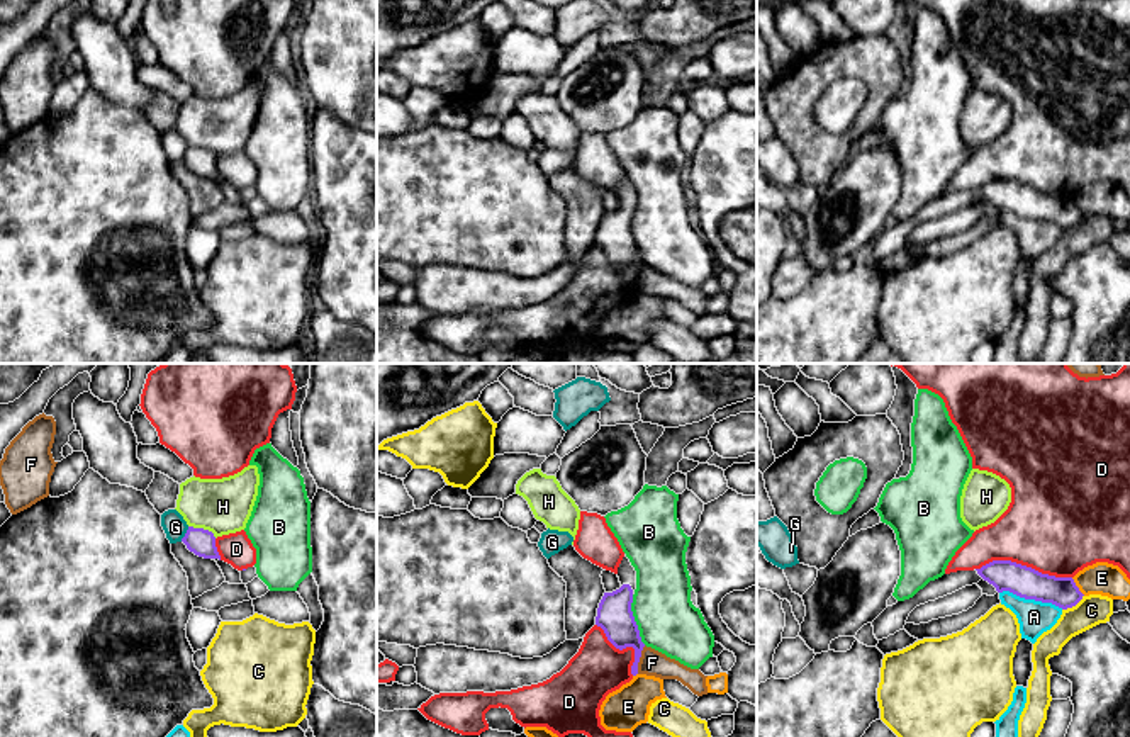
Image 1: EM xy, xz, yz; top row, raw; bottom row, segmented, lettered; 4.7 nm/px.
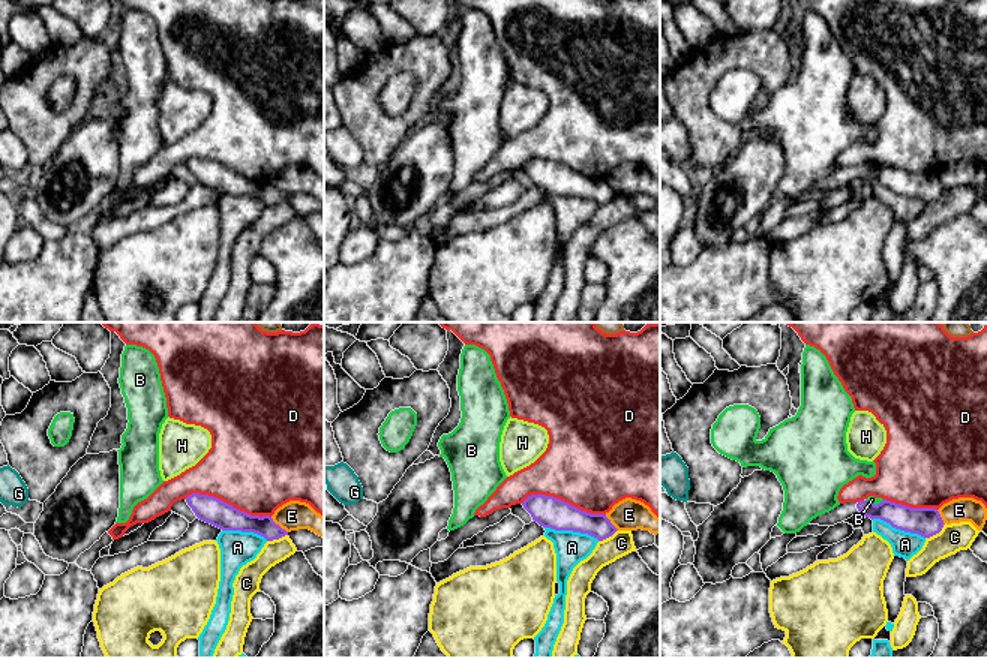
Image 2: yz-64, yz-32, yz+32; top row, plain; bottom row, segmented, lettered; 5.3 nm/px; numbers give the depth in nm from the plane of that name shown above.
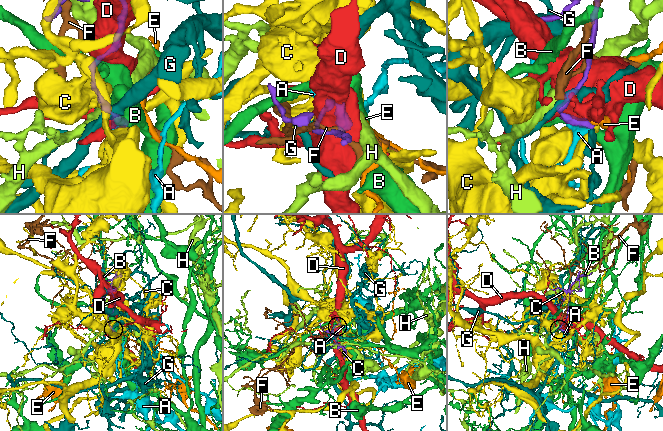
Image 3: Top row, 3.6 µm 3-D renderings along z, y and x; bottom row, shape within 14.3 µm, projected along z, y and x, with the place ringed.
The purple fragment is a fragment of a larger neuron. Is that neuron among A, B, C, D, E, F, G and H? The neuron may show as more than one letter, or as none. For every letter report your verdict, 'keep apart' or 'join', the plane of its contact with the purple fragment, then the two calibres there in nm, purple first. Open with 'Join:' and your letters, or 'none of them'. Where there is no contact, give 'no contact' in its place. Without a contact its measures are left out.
Join: none of them
A: keep apart; contact in yz; calibres 150 and 160 nm
B: keep apart; contact in xz; calibres 170 and 280 nm
C: keep apart; contact in yz; calibres 150 and 150 nm
D: keep apart; contact in yz; calibres 150 and 480 nm
E: keep apart; contact in yz; calibres 150 and 160 nm
F: keep apart; contact in xz; calibres 170 and 130 nm
G: keep apart; contact in xy; calibres 130 and 110 nm
H: keep apart; contact in xy; calibres 130 and 260 nm

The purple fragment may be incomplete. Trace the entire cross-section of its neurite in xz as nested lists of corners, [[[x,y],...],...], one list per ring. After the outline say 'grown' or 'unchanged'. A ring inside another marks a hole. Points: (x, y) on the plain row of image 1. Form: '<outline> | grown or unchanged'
[[[626,173],[618,187],[618,197],[621,207],[613,212],[604,212],[597,228],[596,245],[604,250],[607,260],[616,268],[635,268],[631,294],[636,295],[645,263],[641,262],[640,250],[631,231],[633,214],[636,209],[636,190]]] | grown

